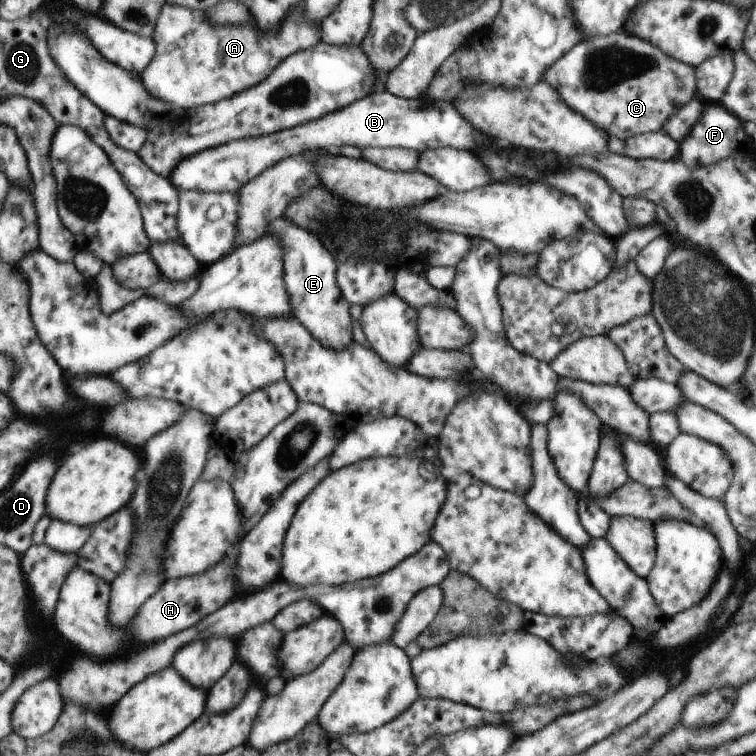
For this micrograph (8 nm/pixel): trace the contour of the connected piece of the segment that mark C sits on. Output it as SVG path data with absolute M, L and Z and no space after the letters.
M624 30L606 36L594 36L577 44L548 68L544 80L548 80L550 86L556 88L564 104L573 111L586 120L591 120L592 124L602 128L609 137L614 136L624 141L644 133L658 132L667 118L697 96L695 67L664 54L657 46L626 34Z

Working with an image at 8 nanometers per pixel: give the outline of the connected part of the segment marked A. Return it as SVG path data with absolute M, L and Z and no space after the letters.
M167 2L166 6L163 7L162 14L158 17L158 22L160 22L160 24L156 24L156 36L154 36L154 40L156 40L156 44L160 44L160 52L156 52L156 60L150 61L152 68L146 68L146 70L140 74L140 77L143 78L144 84L148 84L148 92L150 92L152 96L156 96L156 100L174 104L174 106L178 106L178 108L198 108L198 106L202 106L202 104L214 104L214 102L218 102L218 100L222 100L222 98L228 98L228 96L232 96L232 94L236 94L236 92L240 92L240 90L244 90L244 88L250 88L252 84L258 84L258 82L264 80L264 78L278 66L278 62L282 62L286 56L316 46L316 44L319 43L318 40L320 40L320 38L318 38L318 30L321 32L321 26L320 28L316 28L316 24L308 24L308 20L304 18L302 3L300 6L296 6L296 8L292 10L292 14L280 24L280 32L276 32L276 34L264 34L264 36L260 36L260 32L258 32L252 24L246 24L246 26L216 26L216 28L214 28L214 26L208 24L208 20L204 18L204 12L202 12L202 10L190 10L190 8L172 4L171 2Z

